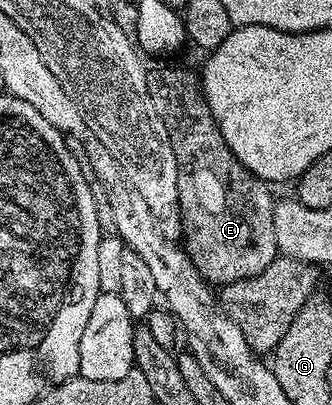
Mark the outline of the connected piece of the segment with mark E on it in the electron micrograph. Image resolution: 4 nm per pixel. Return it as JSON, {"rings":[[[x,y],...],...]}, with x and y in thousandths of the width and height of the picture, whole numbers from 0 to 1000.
{"rings":[[[455,165],[443,175],[440,200],[458,262],[470,262],[470,281],[482,281],[482,301],[494,301],[506,321],[518,380],[530,380],[530,449],[548,521],[554,610],[572,630],[572,644],[636,706],[723,696],[783,677],[843,627],[825,546],[831,484],[813,477],[816,457],[738,415],[711,380],[699,380],[687,351],[675,351],[675,331],[663,331],[663,311],[651,311],[651,291],[639,291],[639,272],[627,272],[593,175]]]}

